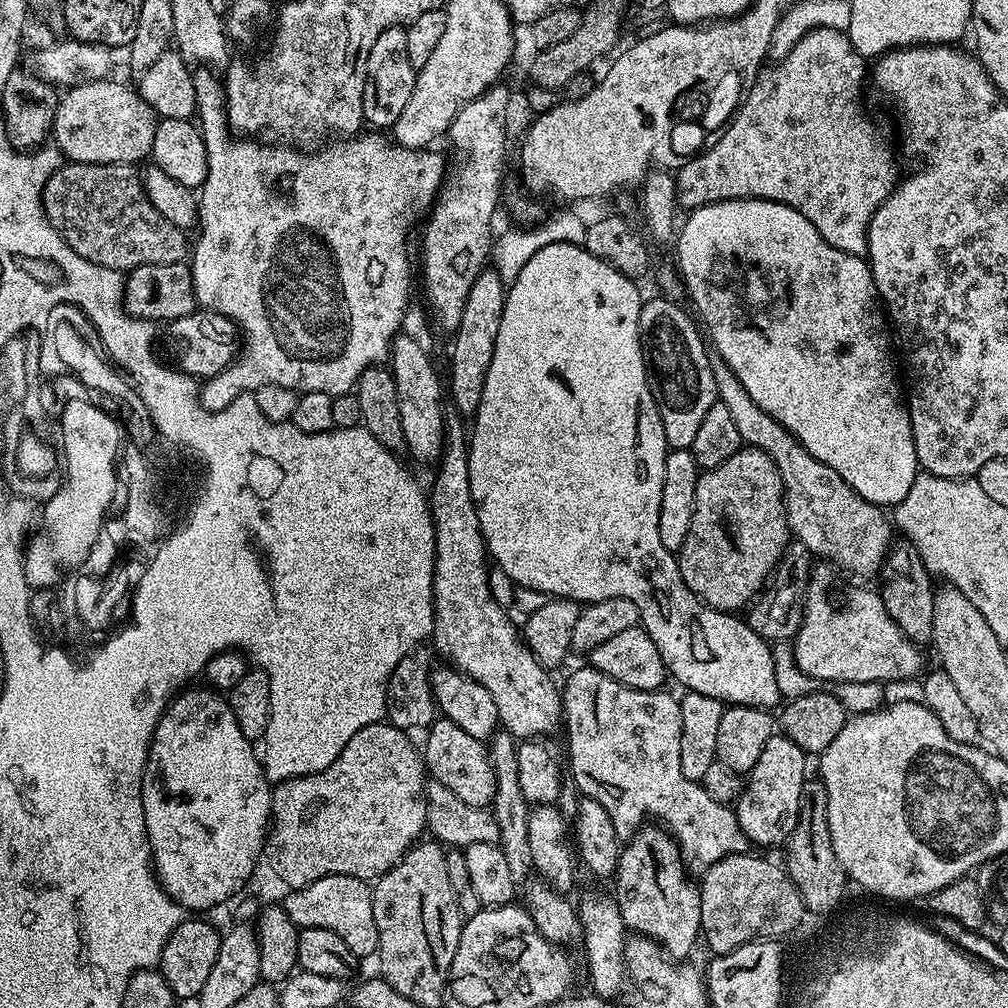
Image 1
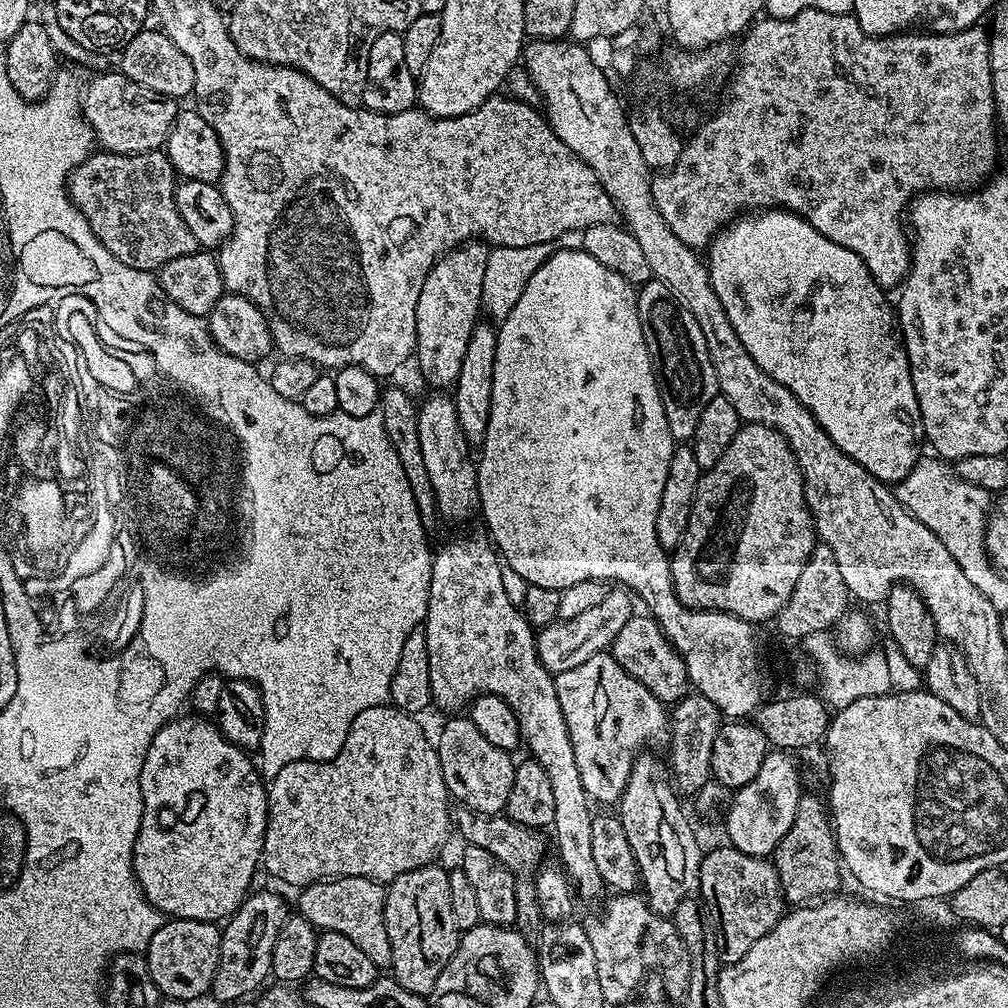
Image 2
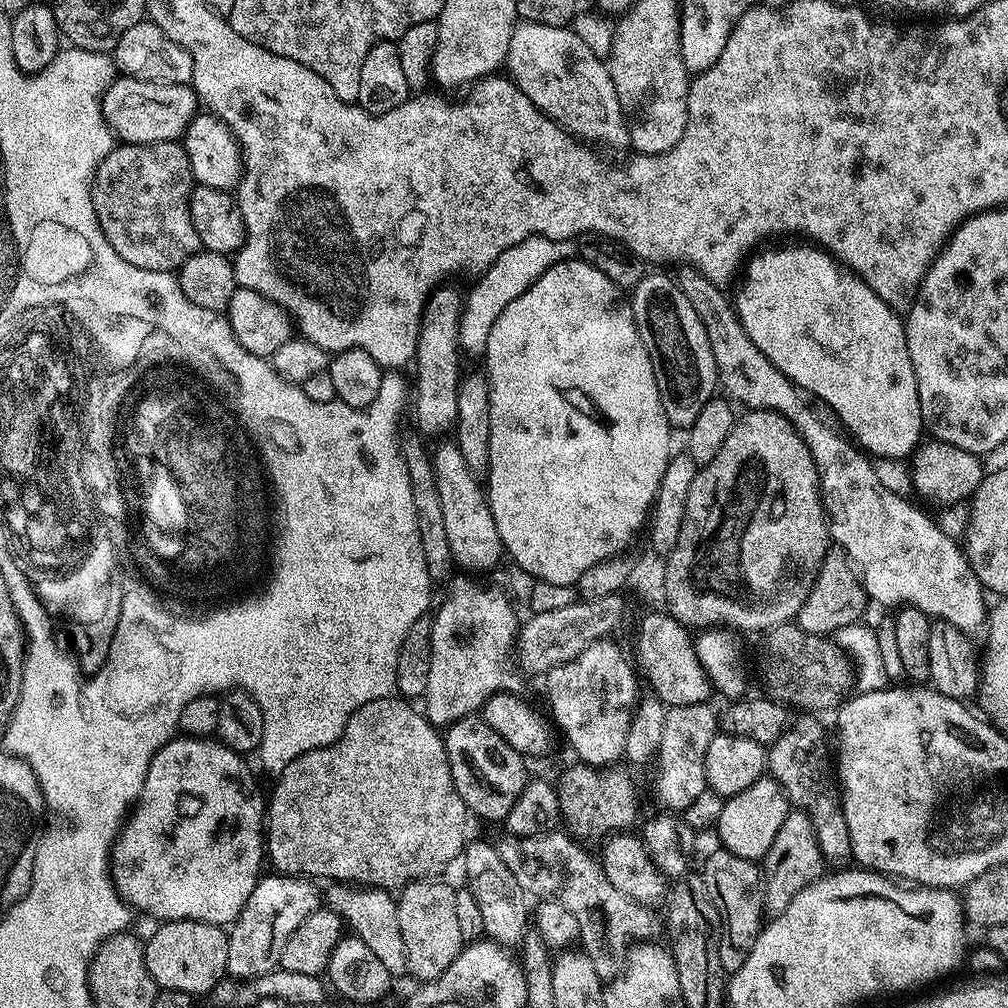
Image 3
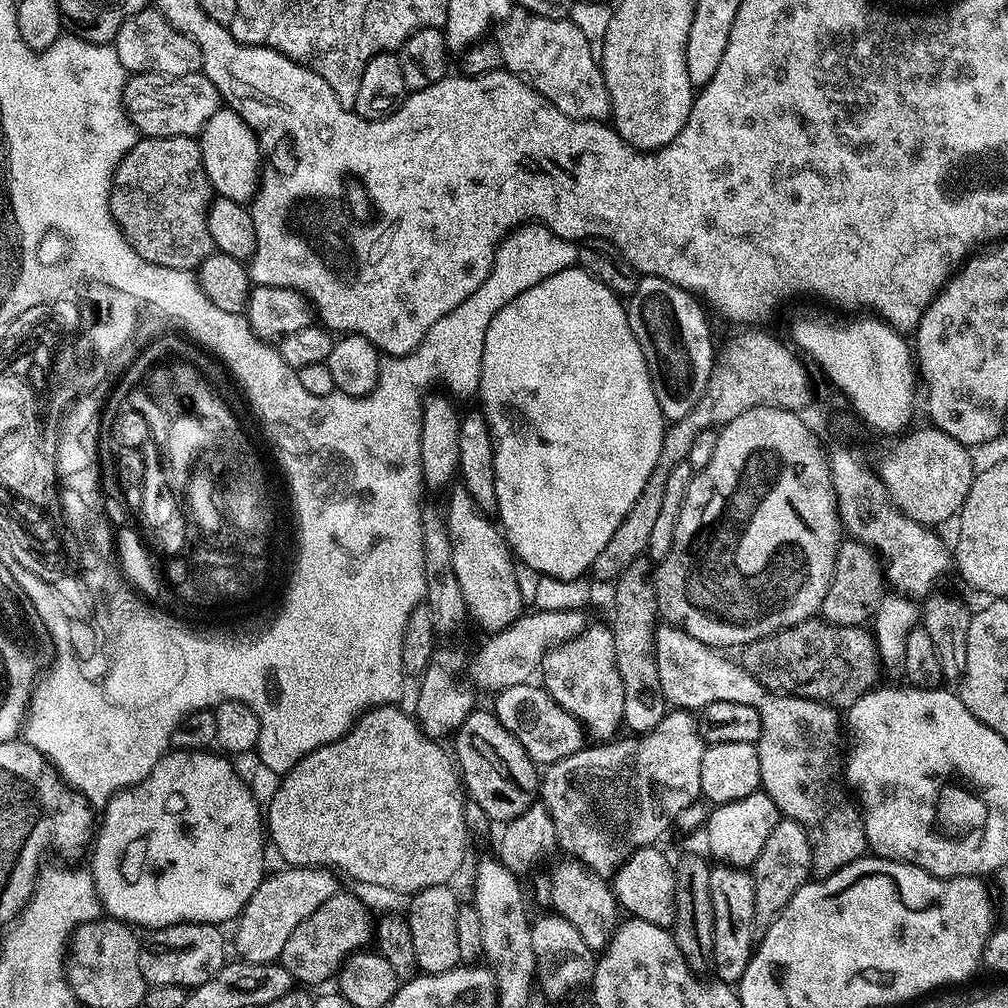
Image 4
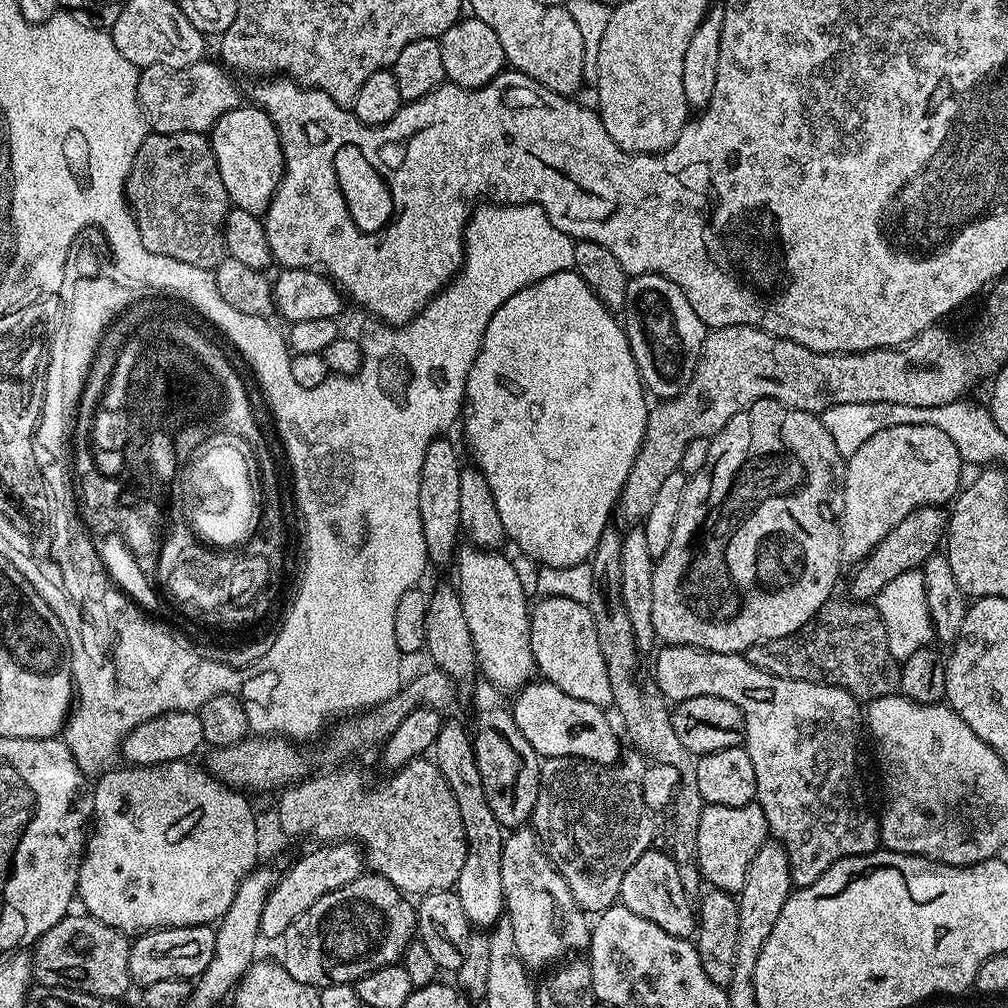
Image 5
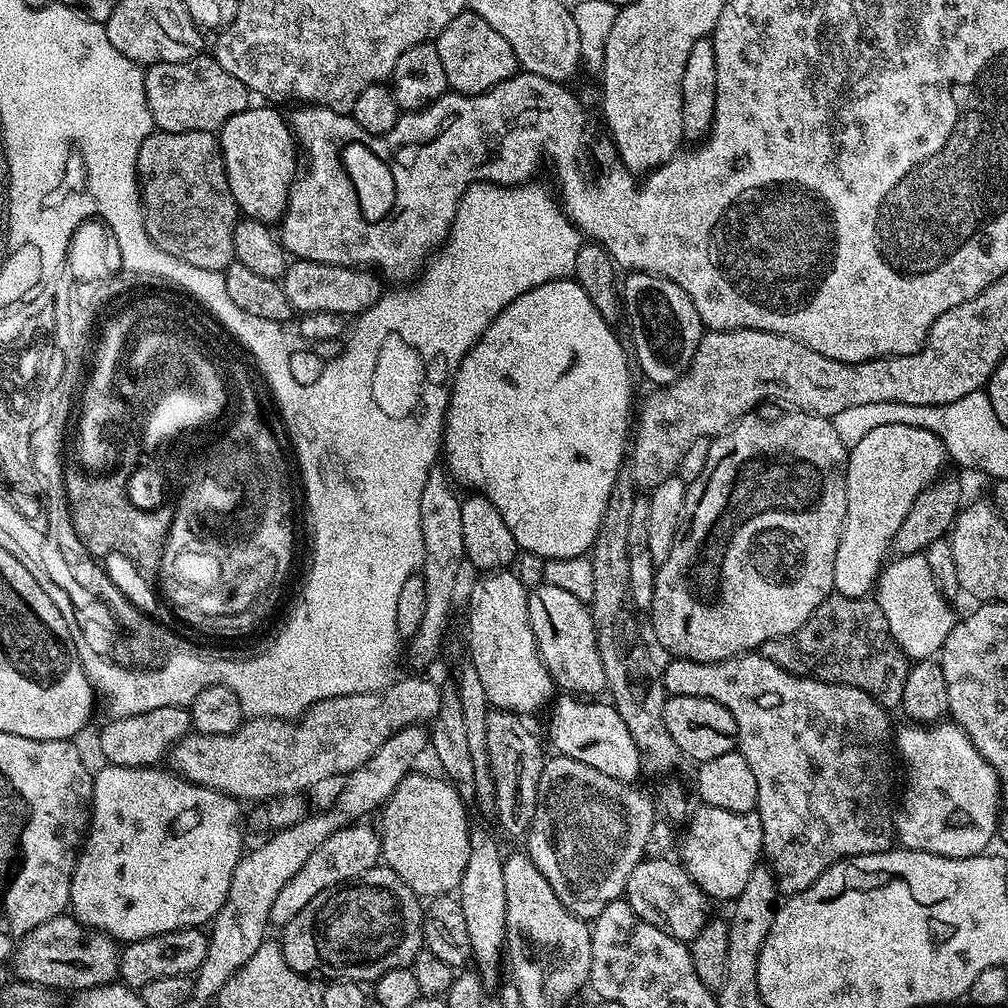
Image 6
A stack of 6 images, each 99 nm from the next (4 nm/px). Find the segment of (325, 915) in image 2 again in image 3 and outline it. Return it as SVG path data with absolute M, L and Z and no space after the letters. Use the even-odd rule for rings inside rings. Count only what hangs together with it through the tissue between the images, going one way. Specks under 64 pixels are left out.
M332 886L326 892L326 904L331 911L339 913L359 940L370 946L371 952L379 958L382 966L386 966L386 970L390 970L393 978L409 975L406 942L402 938L402 926L398 926L396 900L391 891L373 890L367 886Z

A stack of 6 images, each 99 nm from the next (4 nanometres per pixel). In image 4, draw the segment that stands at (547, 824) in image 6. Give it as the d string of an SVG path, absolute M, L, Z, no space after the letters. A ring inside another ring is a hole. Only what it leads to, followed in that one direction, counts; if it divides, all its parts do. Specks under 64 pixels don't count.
M672 710L664 715L662 722L654 730L640 735L628 734L626 738L614 738L610 741L587 745L558 762L547 765L541 775L538 789L541 803L547 806L554 820L555 836L559 849L572 854L582 866L589 868L602 878L610 878L640 848L649 847L675 821L672 812L699 799L701 788L701 764L705 743L700 736L699 725L693 713L688 710ZM660 768L658 778L668 778L668 808L666 818L652 814L650 806L650 778L656 778L654 772Z

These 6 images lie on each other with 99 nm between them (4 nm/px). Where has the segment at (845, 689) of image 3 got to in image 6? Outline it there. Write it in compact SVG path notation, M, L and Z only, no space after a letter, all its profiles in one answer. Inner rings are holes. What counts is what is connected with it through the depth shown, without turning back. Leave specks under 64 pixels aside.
M835 594L828 596L821 602L814 614L785 636L767 640L760 645L759 655L765 656L774 666L792 672L795 676L811 676L817 680L825 680L827 684L845 684L851 688L862 690L870 694L885 710L900 708L902 702L902 689L906 686L906 674L910 667L908 655L894 642L890 634L890 626L886 622L886 614L876 605L875 599L859 596L846 598Z

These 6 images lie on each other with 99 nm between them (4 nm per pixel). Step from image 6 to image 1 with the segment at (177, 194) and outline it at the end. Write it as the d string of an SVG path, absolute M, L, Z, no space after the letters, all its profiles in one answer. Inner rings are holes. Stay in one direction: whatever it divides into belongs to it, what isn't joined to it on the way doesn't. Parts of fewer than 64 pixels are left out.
M61 163L44 187L44 213L50 218L61 216L64 220L55 221L58 234L78 255L98 266L131 270L147 264L181 263L189 251L189 241L188 244L184 241L185 233L181 228L166 222L163 214L152 205L141 173L136 170L130 164Z

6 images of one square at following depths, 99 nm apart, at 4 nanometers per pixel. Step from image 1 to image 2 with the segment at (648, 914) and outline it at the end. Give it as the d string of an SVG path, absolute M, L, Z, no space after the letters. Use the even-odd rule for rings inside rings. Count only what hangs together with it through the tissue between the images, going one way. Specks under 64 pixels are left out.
M640 754L618 801L622 830L626 830L630 850L634 850L634 858L640 867L643 899L659 916L667 917L671 917L678 904L700 887L702 847L694 837L688 836L692 832L692 824L680 809L676 796L678 792L665 763L663 766L656 754ZM680 836L688 836L684 844Z

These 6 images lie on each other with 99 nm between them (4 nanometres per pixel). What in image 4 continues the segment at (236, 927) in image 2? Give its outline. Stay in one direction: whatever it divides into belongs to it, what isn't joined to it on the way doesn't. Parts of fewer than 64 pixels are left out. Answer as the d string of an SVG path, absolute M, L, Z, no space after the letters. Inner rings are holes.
M284 866L281 869L281 872L276 872L273 876L272 873L265 875L263 882L258 886L258 890L254 890L250 902L246 902L243 912L238 917L238 923L235 927L237 926L236 948L240 951L238 954L240 960L249 960L259 964L271 964L279 961L282 950L286 946L286 938L290 938L290 934L294 934L294 930L298 930L298 926L302 922L306 922L306 918L310 918L310 914L314 914L314 910L318 910L318 906L322 906L322 902L335 896L338 891L337 873L327 867L297 868Z

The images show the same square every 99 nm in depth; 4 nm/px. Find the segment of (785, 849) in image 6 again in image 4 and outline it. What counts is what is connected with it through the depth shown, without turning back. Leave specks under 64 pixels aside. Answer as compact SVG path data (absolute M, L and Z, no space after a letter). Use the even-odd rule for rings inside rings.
M664 622L656 629L658 682L662 682L665 701L676 710L699 710L710 702L742 702L742 706L754 706L762 722L760 739L755 743L758 750L761 789L774 802L781 817L793 820L804 828L812 847L812 872L823 878L829 876L831 872L842 870L842 866L865 855L869 851L869 846L861 809L854 803L842 779L846 768L842 763L842 756L840 760L841 713L831 704L825 704L823 700L768 691L739 662L733 657L731 660L728 656L731 655L711 648L706 642L698 642L698 638L690 638L686 630L675 628L673 624Z

